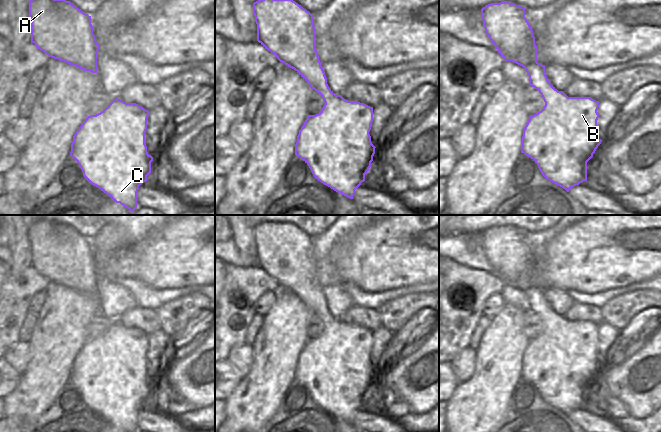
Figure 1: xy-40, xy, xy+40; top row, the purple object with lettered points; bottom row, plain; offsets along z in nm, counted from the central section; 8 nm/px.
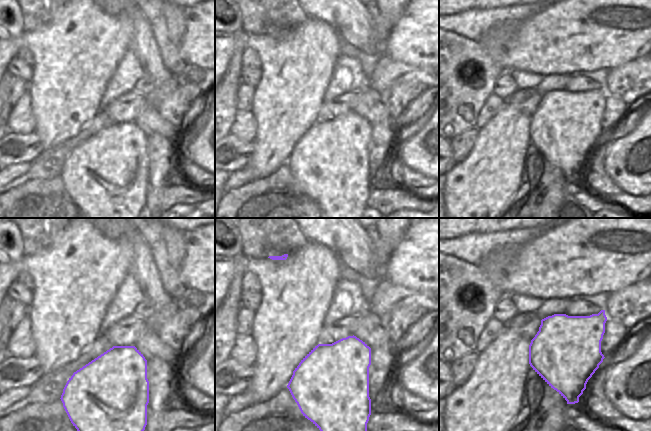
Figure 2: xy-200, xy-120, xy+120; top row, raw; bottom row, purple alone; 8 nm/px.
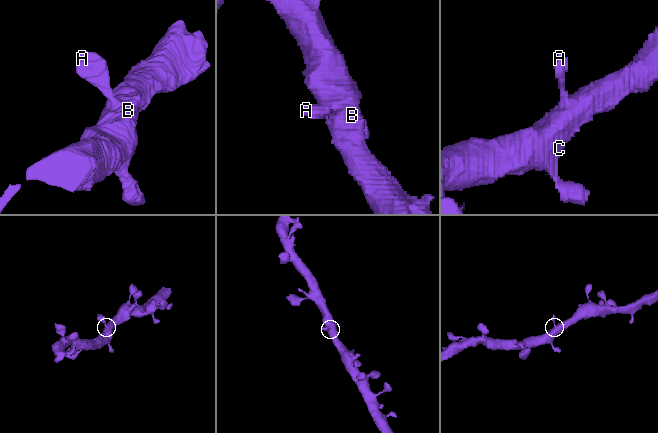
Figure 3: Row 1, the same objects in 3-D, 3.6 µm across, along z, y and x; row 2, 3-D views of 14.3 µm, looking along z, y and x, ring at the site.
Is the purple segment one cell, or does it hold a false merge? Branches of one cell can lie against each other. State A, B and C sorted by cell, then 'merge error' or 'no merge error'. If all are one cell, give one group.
A B C | no merge error

